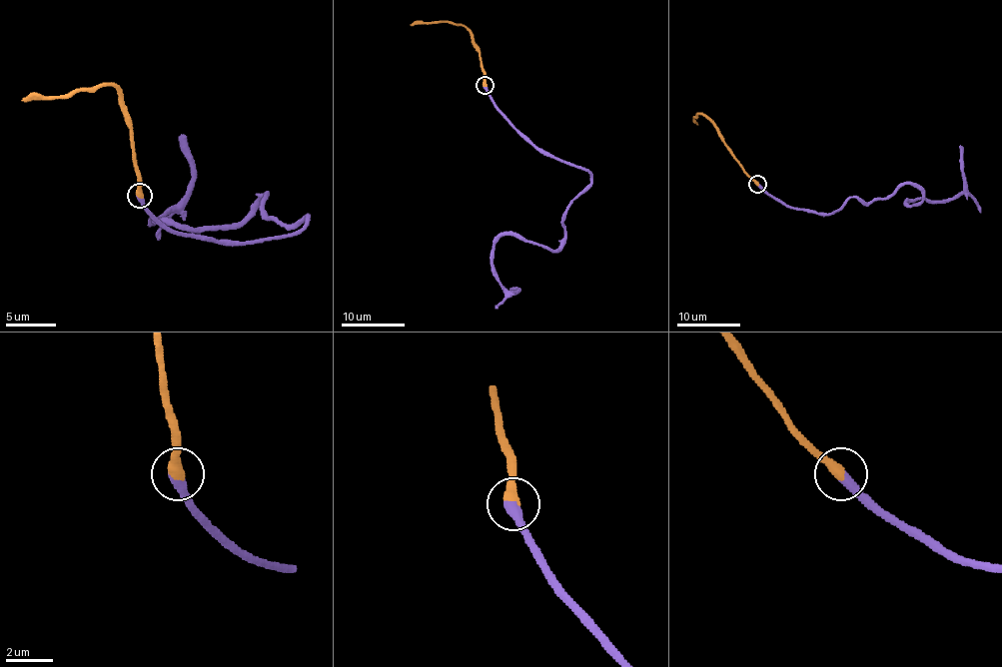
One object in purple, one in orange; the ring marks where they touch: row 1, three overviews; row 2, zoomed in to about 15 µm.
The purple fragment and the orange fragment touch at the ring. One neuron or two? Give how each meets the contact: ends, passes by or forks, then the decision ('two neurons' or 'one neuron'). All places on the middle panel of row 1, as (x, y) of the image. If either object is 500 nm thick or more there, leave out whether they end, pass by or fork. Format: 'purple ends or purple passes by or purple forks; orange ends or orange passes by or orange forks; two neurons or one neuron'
purple ends; orange ends; one neuron

